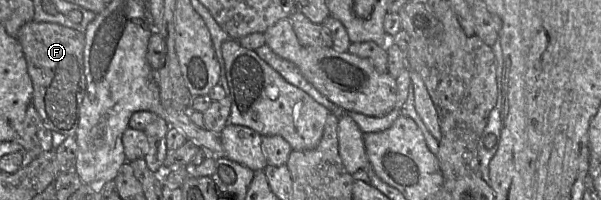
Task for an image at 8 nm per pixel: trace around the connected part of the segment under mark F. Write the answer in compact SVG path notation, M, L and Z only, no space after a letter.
M33 20L20 28L17 40L23 49L33 84L32 105L48 129L65 137L74 137L86 91L84 33L57 23Z

